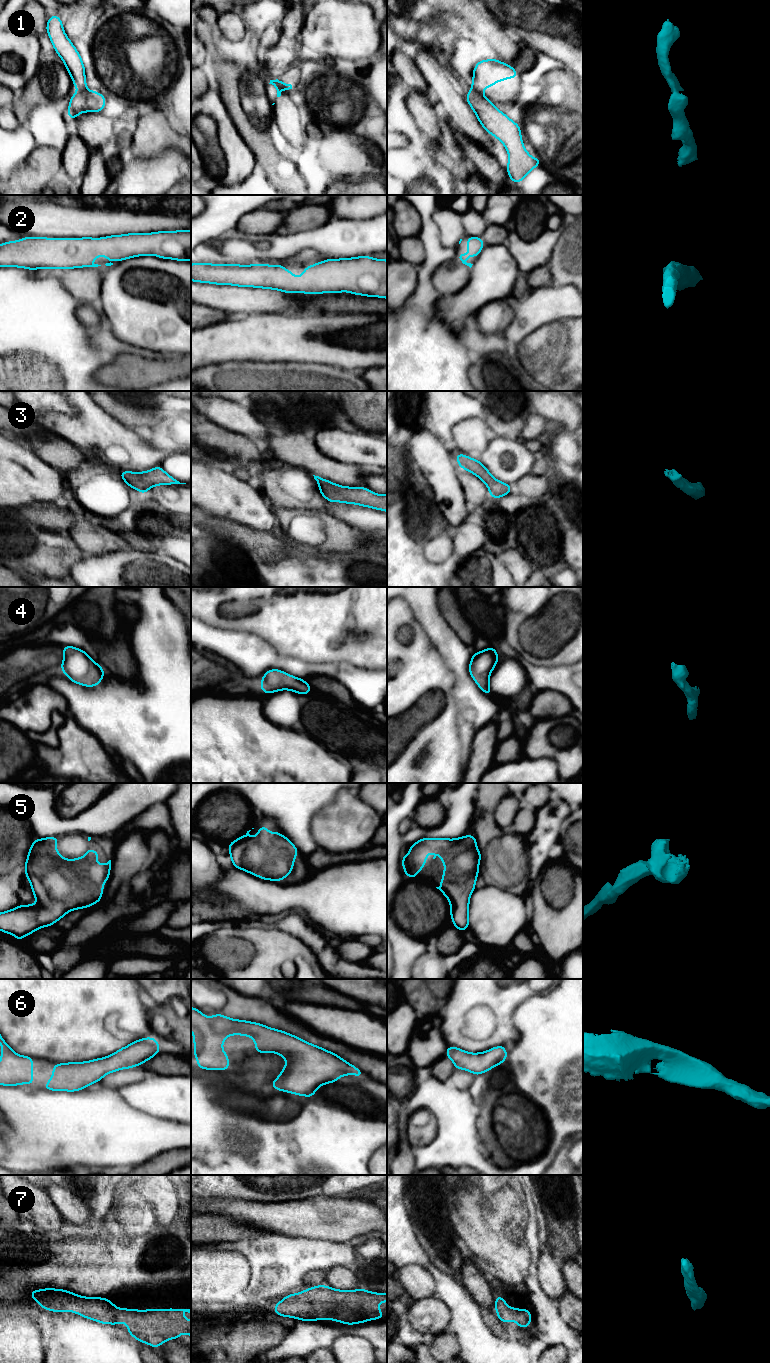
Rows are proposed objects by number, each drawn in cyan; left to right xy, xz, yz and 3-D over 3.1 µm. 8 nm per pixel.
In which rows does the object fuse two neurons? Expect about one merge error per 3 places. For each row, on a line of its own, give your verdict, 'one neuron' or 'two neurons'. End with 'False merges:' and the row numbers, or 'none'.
1: two neurons
2: one neuron
3: one neuron
4: one neuron
5: one neuron
6: one neuron
7: one neuron
False merges: 1

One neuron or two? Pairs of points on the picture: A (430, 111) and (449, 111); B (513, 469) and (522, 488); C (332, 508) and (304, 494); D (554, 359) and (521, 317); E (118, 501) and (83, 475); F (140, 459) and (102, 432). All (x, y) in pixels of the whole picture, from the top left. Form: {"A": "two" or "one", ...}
{"A": "two", "B": "two", "C": "two", "D": "one", "E": "one", "F": "one"}

